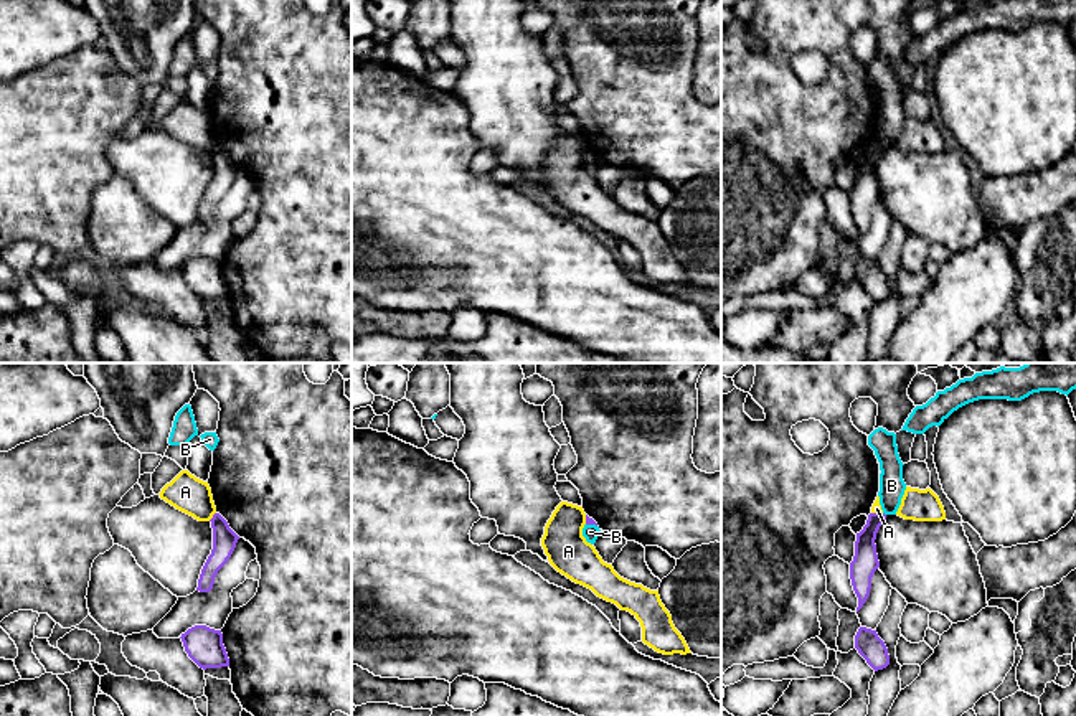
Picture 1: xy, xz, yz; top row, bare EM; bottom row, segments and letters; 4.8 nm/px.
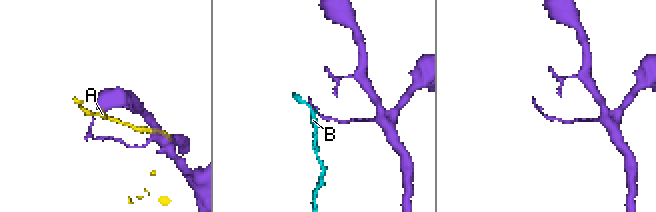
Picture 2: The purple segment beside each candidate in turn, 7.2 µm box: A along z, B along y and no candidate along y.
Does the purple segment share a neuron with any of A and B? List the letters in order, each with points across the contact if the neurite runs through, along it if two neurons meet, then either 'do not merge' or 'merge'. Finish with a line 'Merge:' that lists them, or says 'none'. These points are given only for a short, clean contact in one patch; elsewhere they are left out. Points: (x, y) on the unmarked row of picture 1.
A: border along xy (215, 142), (208, 150); do not merge
B: border along xz (586, 154), (596, 157); do not merge
Merge: none

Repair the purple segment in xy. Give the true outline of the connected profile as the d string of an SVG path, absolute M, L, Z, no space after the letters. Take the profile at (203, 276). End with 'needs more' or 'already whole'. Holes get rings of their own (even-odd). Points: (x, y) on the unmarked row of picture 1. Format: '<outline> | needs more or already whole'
M195 256L182 264L188 287L203 300L229 297L221 261Z | already whole

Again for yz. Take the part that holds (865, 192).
M870 144L863 160L857 163L855 186L850 193L850 210L858 228L857 243L866 233L871 219L871 208L880 198L875 170L885 150L885 144Z | already whole

